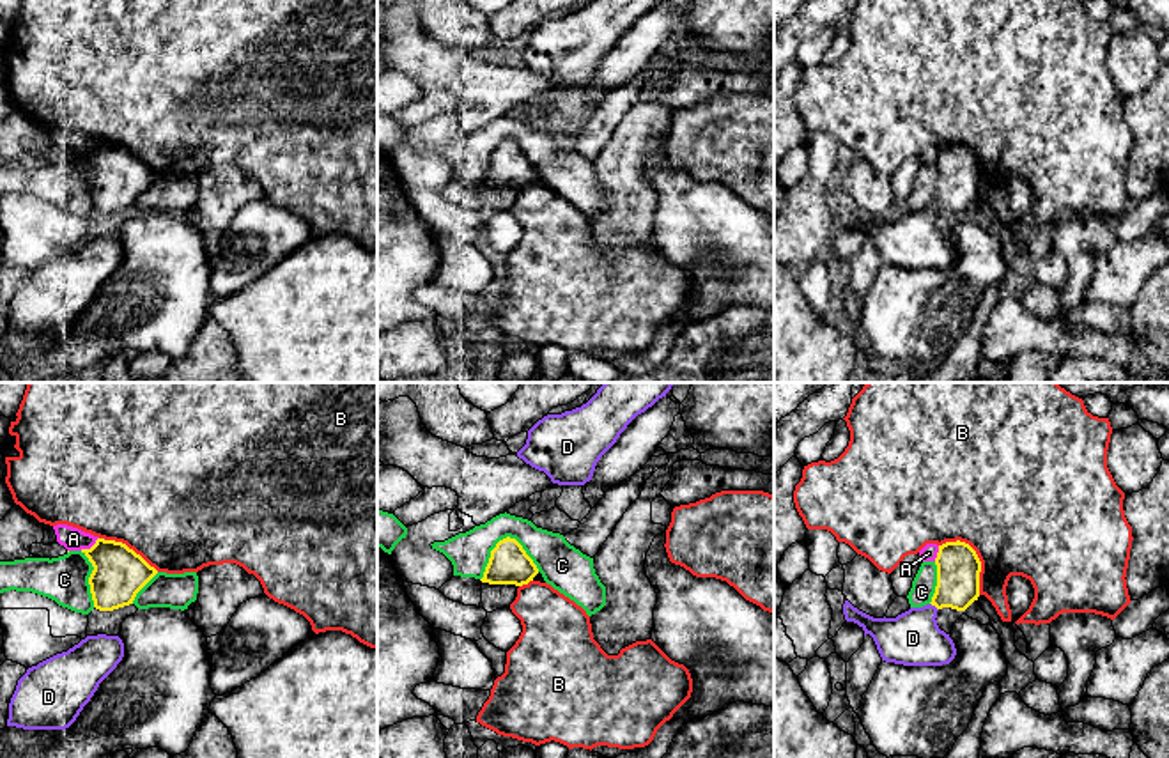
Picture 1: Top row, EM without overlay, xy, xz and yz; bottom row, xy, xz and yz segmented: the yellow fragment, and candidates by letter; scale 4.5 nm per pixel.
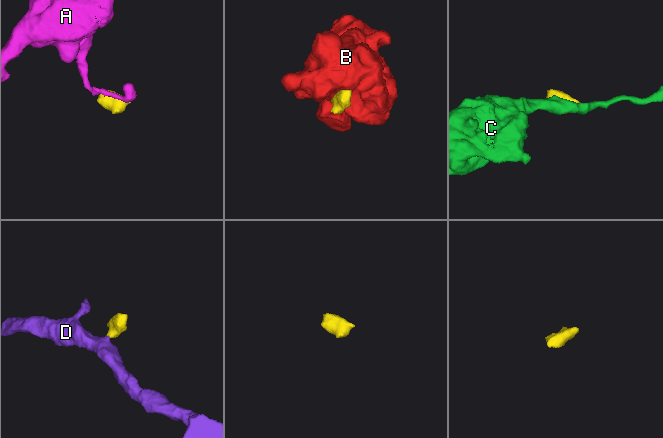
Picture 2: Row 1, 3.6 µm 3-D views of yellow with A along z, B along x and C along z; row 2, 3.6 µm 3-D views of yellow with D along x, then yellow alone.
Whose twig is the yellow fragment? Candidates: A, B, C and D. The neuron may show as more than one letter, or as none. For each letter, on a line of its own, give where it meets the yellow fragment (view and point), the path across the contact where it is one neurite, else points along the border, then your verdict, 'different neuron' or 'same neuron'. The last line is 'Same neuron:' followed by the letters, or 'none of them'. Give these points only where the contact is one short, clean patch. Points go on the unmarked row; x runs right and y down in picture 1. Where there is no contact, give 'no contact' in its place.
A: contact xy (91, 151); different neuron
B: contact yz (976, 158); different neuron
C: contact xz (503, 142); different neuron
D: contact yz (934, 208); way yz (959, 170), (957, 185), (934, 208), (918, 227), (913, 241); same neuron
Same neuron: D

